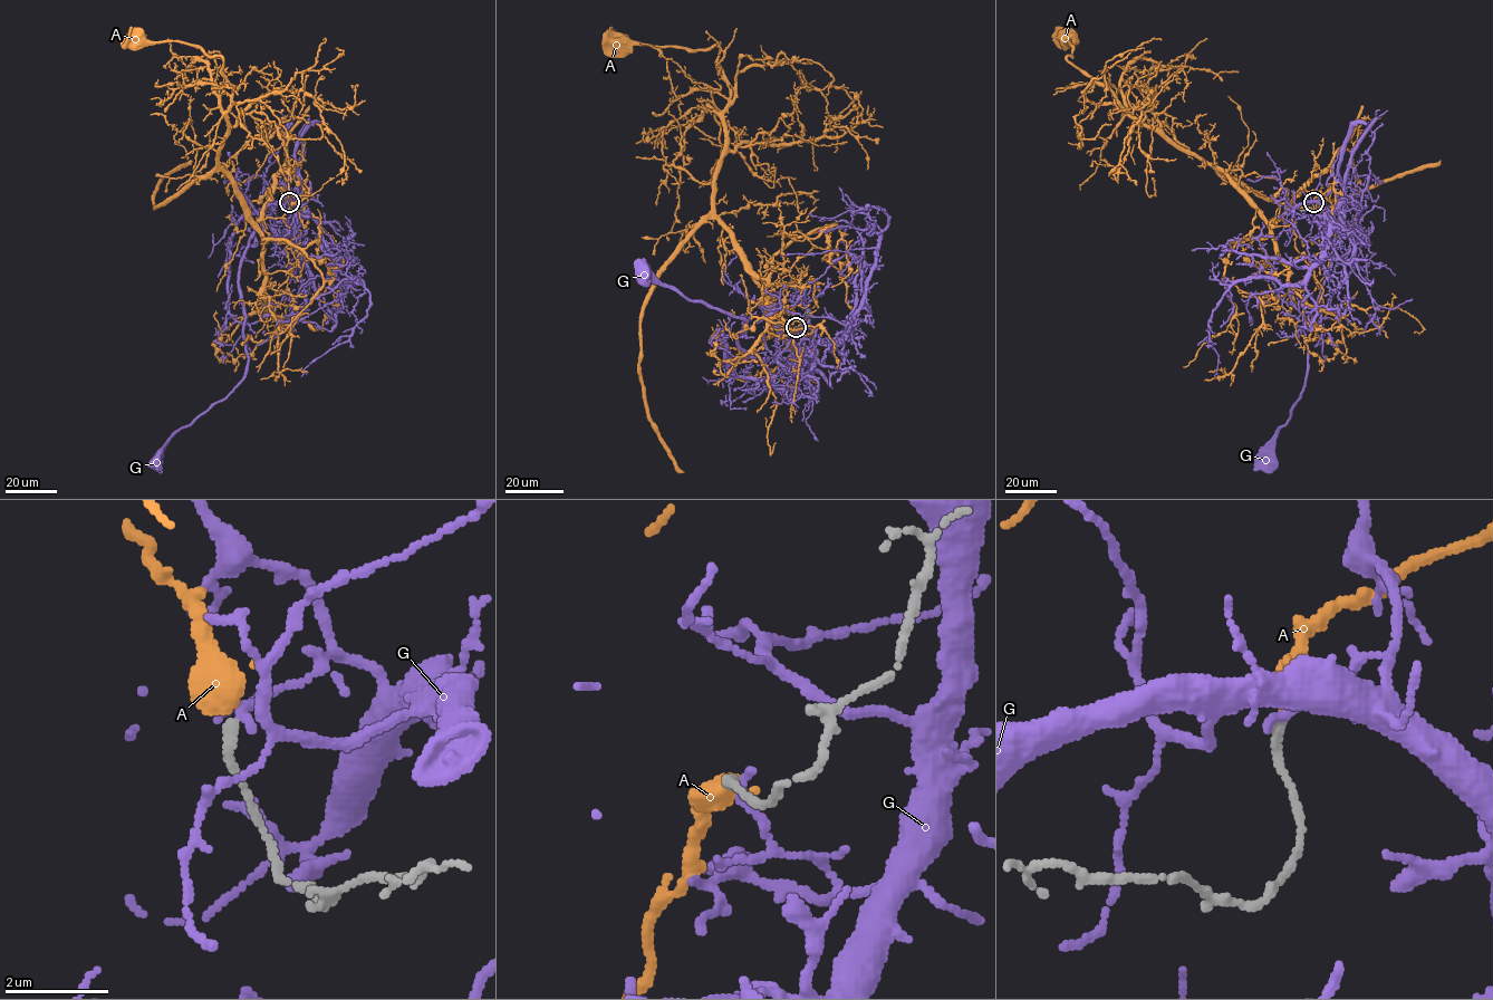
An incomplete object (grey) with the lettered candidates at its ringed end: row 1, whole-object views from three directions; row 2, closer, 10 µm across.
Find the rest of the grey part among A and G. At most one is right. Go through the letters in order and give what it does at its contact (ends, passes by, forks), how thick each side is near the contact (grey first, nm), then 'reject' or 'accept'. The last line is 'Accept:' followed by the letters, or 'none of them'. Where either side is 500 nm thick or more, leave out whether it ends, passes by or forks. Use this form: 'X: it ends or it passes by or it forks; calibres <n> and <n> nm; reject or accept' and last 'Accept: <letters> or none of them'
A: calibres 180 and 600 nm; accept
G: it ends; calibres 180 and 200 nm; reject
Accept: A

